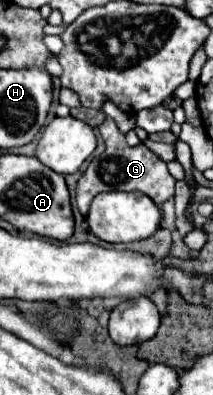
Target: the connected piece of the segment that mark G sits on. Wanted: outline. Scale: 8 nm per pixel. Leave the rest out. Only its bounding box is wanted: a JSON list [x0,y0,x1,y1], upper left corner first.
[77,117,175,215]

